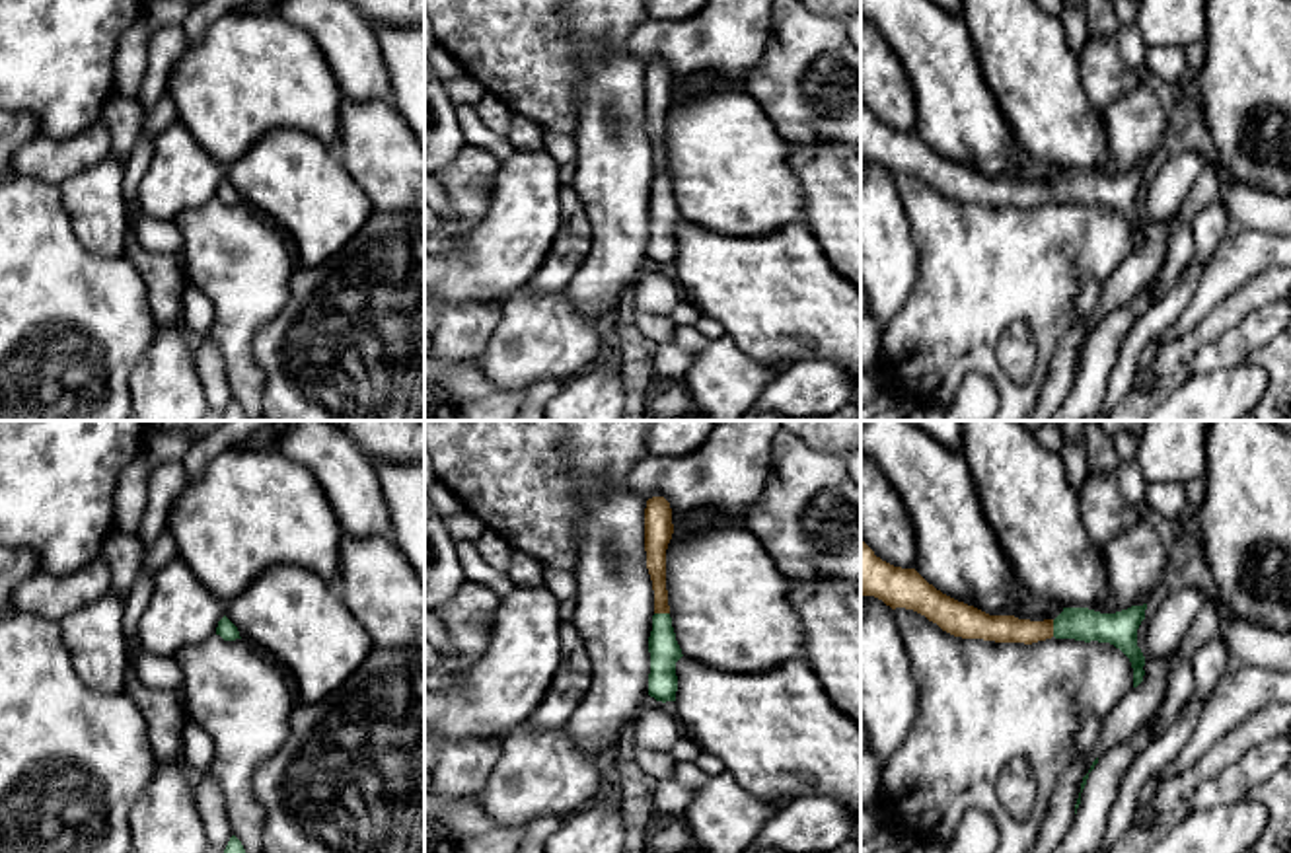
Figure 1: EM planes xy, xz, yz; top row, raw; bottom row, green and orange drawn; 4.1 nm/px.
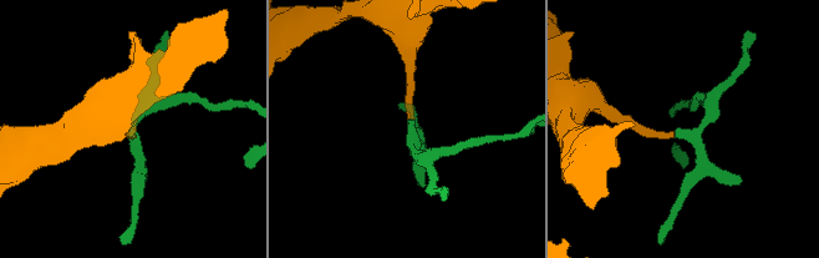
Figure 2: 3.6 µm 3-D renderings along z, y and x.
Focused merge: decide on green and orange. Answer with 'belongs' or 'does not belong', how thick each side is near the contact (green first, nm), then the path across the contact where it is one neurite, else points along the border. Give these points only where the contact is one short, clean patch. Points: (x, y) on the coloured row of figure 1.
belongs; calibres 140 and 110 nm

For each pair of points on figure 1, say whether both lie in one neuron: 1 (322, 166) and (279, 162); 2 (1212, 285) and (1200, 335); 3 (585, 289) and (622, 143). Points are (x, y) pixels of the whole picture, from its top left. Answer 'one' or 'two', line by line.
1: one
2: two
3: one

